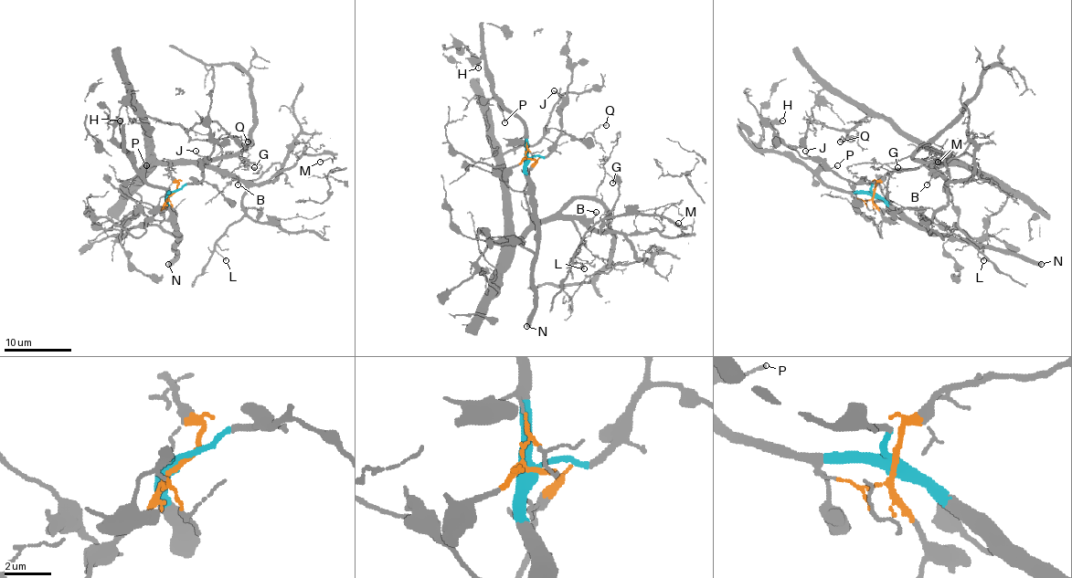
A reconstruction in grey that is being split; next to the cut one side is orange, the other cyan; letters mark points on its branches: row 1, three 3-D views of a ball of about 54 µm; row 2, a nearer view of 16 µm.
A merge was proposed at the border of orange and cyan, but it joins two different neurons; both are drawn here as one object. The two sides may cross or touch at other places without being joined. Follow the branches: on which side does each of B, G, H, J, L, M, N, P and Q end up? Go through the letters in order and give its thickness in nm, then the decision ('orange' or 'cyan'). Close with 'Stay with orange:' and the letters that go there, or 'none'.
B: 120 nm | orange
G: 100 nm | orange
H: 320 nm | cyan
J: 110 nm | cyan
L: 130 nm | orange
M: 90 nm | orange
N: 500 nm | cyan
P: 120 nm | cyan
Q: 110 nm | orange
Stay with orange: B, G, L, M, Q

